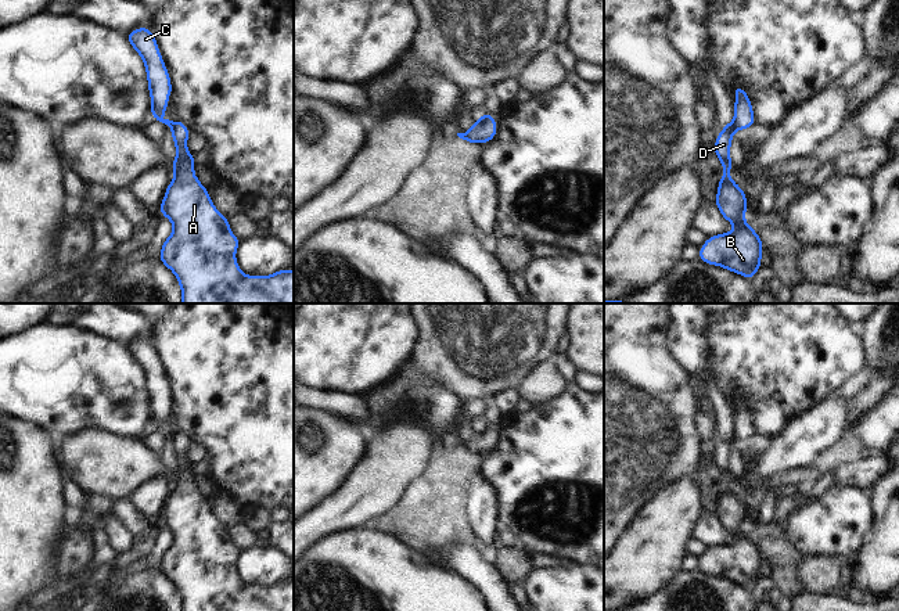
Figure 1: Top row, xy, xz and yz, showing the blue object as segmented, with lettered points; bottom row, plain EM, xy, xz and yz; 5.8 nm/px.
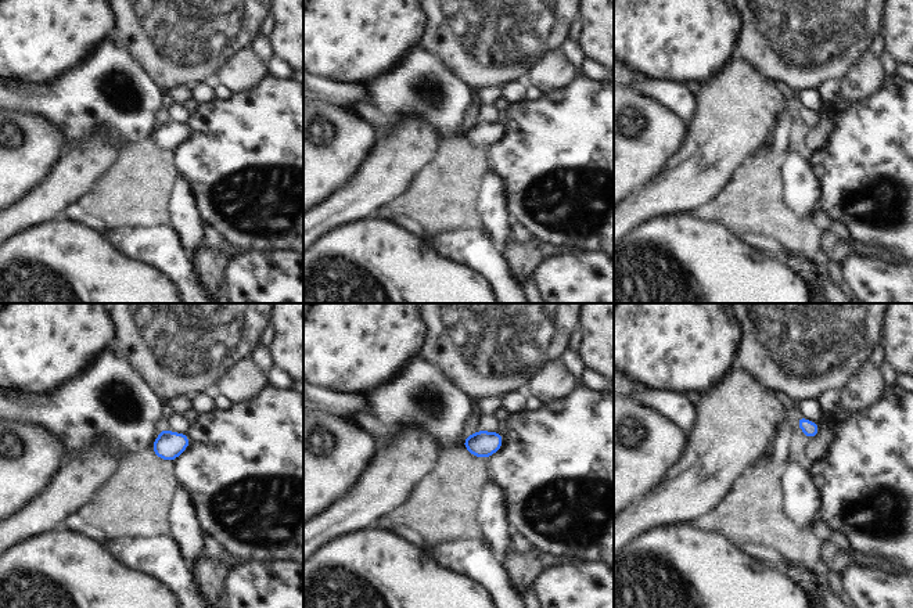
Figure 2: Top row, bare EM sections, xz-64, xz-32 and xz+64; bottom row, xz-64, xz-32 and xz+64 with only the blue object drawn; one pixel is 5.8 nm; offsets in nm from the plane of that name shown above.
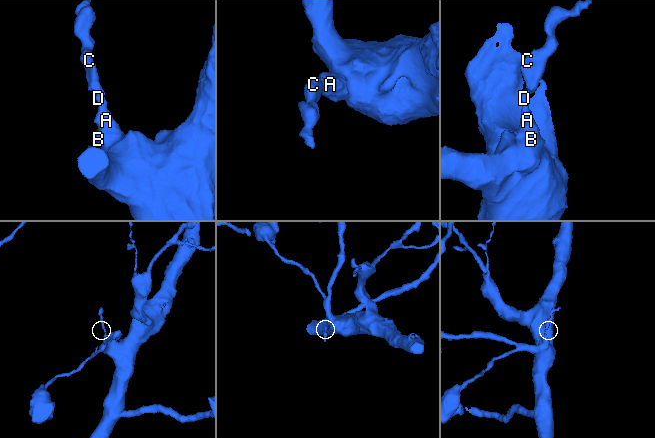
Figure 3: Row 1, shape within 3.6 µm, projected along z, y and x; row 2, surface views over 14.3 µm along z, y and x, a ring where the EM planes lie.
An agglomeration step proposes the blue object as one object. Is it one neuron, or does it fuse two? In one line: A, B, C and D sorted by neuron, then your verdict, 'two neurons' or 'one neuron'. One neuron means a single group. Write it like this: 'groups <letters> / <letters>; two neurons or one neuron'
groups A B C D; one neuron

